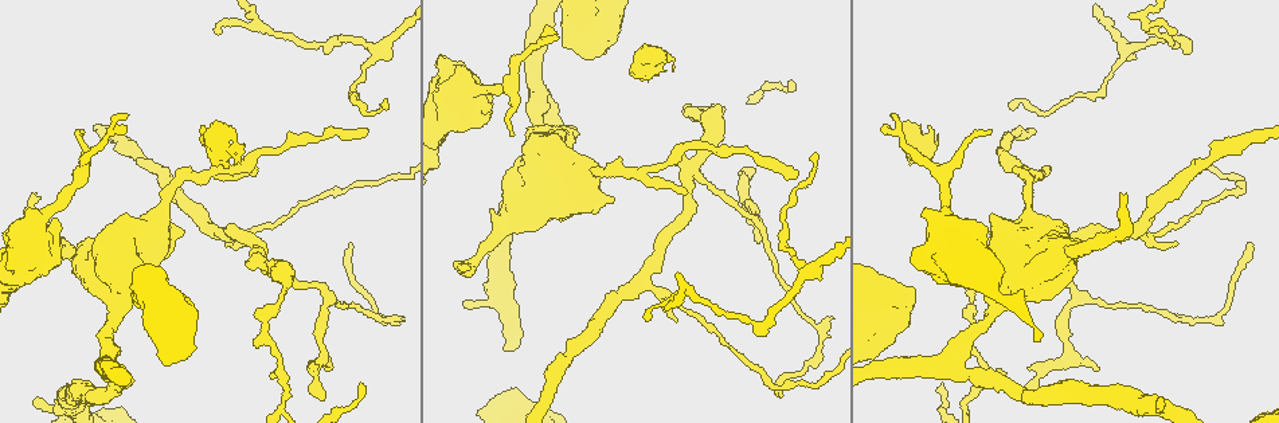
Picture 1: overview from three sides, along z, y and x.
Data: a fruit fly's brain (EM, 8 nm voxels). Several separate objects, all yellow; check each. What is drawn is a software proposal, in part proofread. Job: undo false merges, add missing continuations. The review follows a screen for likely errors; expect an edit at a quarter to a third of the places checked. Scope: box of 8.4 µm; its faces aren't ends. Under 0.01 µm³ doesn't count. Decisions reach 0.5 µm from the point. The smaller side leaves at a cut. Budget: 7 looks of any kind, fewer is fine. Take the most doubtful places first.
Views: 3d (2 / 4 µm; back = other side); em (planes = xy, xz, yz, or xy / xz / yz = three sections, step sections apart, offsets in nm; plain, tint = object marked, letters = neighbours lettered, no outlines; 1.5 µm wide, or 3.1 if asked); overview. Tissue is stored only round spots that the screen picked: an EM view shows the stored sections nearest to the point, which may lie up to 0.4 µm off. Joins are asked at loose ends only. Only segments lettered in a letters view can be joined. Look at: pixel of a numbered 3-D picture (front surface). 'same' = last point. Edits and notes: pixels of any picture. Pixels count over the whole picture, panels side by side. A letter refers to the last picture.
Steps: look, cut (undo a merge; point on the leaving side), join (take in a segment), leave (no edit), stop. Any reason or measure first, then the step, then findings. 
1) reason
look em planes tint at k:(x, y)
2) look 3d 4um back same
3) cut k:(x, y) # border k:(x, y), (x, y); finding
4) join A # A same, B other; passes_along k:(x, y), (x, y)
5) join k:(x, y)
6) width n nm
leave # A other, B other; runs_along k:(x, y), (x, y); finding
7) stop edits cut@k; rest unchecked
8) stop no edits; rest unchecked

free end
look em planes letters at 1:(989, 131)

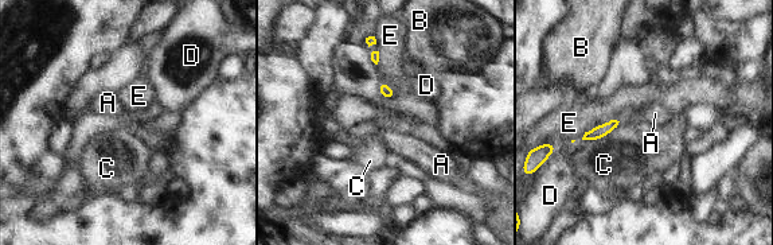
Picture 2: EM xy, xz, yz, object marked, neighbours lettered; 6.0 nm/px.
leave # A other, B other, C other, D other, E other; border 2:(619, 120), (604, 121), (581, 139); none of them fits

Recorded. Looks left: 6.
free end
look em planes letters at 1:(1049, 167)

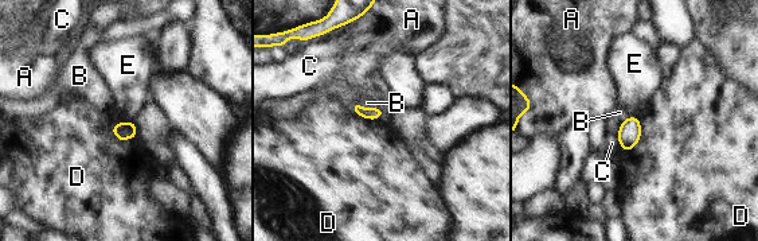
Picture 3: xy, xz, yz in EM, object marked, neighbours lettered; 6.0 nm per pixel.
leave # A other, B other, C other, D other, E other; border 3:(110, 128), (120, 140), (136, 138); no lettered segment goes on from it

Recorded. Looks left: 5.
look 3d 4um back at 1:(124, 131)

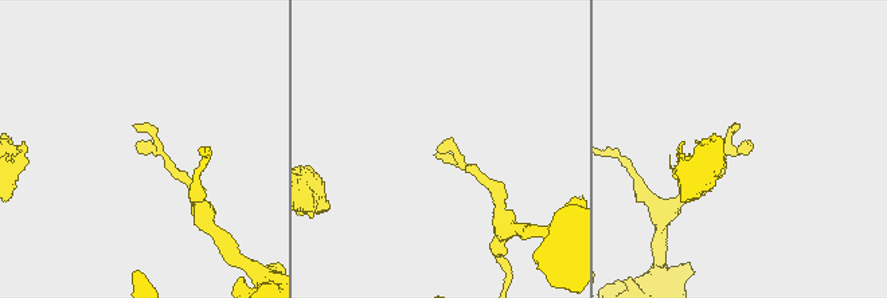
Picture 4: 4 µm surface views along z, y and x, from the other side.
look em planes letters at 4:(737, 150)

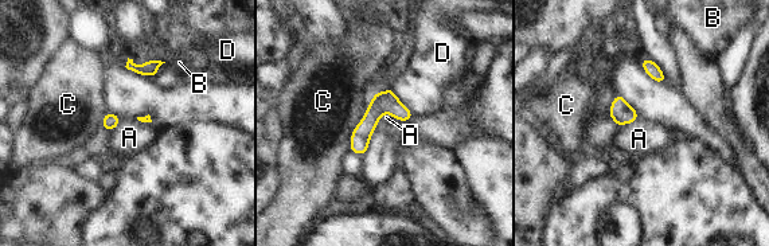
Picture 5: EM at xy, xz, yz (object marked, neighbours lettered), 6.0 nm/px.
longest_contact C 380 nm
leave # A other, B other, C other, D other; border 5:(639, 118), (617, 127); none of them fits

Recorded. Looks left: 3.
stop no edits; rest unchecked

